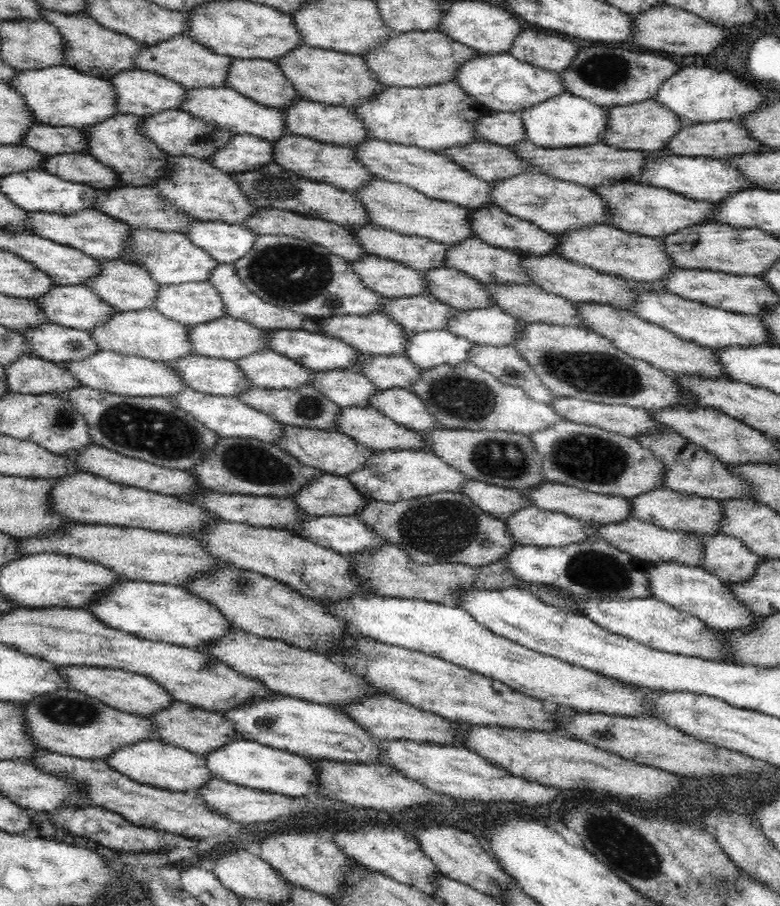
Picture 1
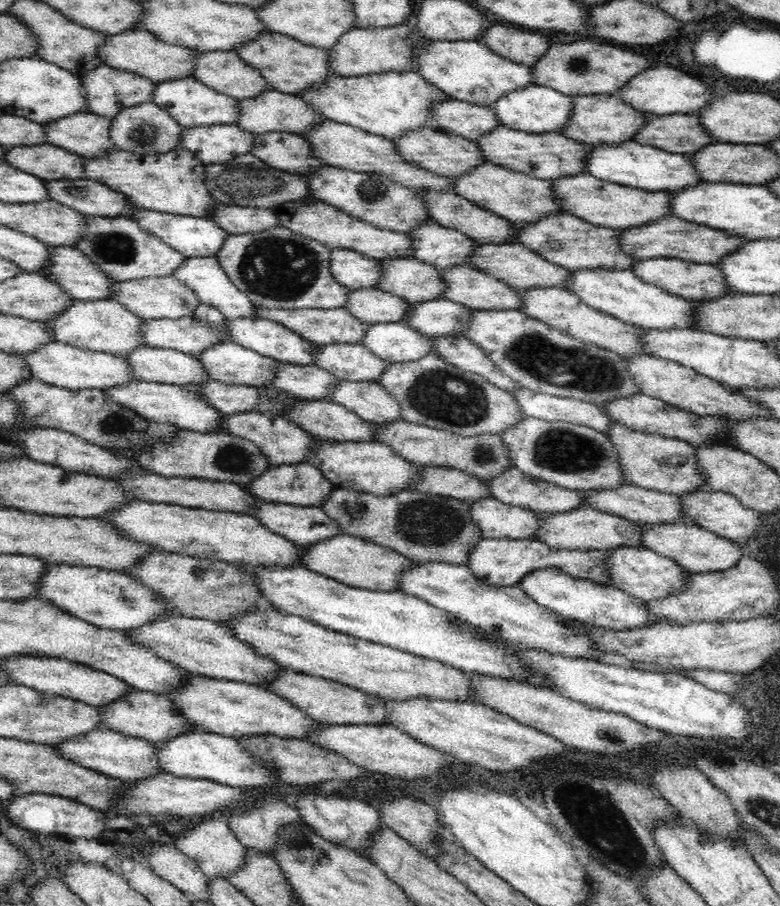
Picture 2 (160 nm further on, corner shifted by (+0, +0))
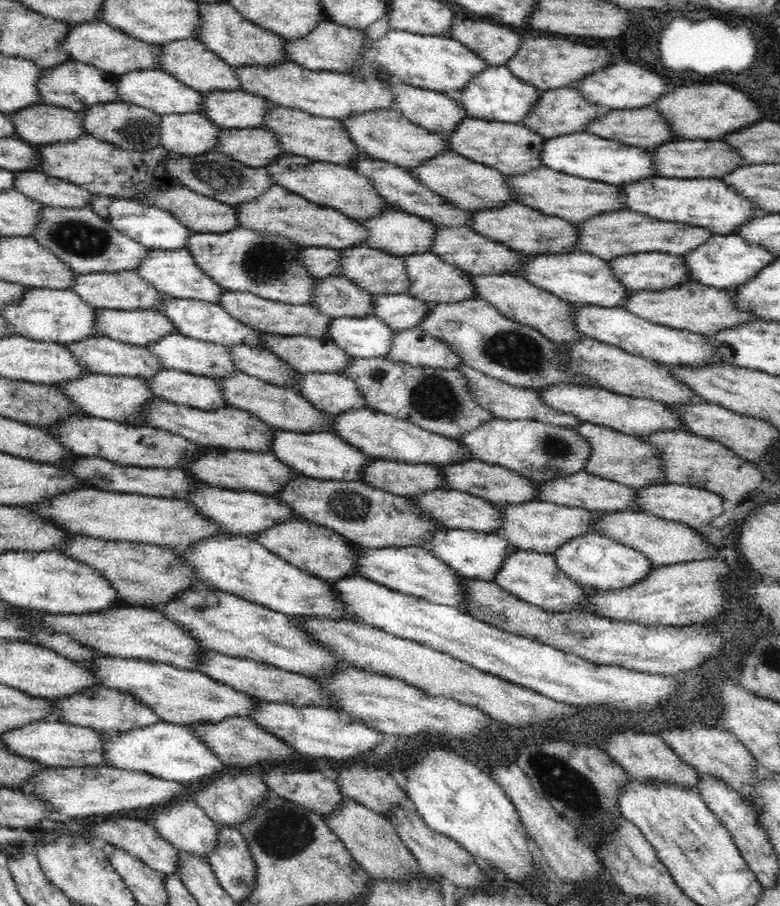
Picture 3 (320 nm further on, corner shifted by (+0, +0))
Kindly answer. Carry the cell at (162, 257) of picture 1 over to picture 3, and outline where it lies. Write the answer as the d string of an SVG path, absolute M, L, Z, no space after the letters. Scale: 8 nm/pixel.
M44 205L39 212L39 223L29 236L35 238L38 244L53 252L76 273L134 271L150 250L143 244L128 238L119 230L112 228L107 220L100 218L89 206L82 208L56 208Z

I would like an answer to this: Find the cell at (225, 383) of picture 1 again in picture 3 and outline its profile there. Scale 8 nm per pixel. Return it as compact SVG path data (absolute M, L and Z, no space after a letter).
M87 336L79 341L64 344L72 353L72 356L86 367L90 373L136 377L142 380L152 378L160 370L166 370L156 360L156 357L145 347L112 340L111 338L98 336Z

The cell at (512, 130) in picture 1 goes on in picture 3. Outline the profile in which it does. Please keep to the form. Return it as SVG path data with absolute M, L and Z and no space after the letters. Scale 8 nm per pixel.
M398 80L388 81L387 86L393 96L393 108L412 124L430 132L447 135L467 117L463 106L444 93L410 86Z

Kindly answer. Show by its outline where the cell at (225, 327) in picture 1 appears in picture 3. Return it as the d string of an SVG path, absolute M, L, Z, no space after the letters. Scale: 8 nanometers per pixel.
M97 308L95 331L104 337L145 347L168 333L179 333L171 320L154 309Z

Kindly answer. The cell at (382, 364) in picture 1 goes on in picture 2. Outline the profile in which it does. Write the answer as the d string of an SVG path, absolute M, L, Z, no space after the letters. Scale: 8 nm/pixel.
M338 343L316 347L313 365L326 369L340 381L375 382L390 362L382 360L362 344Z

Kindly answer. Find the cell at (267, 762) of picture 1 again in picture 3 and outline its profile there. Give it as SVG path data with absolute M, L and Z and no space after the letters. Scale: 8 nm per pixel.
M160 721L142 728L106 735L108 737L105 738L101 753L105 764L112 768L145 772L150 776L178 783L199 783L226 770L222 761L210 752L188 725Z

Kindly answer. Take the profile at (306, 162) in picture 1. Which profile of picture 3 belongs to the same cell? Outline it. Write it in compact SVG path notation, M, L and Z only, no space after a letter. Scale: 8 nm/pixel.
M262 126L224 128L211 153L223 154L246 166L265 167L284 152L280 150L277 134Z

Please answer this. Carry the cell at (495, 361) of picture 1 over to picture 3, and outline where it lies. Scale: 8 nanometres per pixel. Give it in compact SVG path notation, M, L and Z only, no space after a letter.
M420 327L394 331L387 358L396 362L407 362L414 368L454 370L463 364L450 346L432 338L429 332Z

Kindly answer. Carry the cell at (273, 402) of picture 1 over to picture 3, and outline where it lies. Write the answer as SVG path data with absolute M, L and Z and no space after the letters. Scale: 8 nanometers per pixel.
M160 370L145 380L154 397L167 402L198 408L202 411L216 411L226 408L222 385L206 376L195 376L176 370Z

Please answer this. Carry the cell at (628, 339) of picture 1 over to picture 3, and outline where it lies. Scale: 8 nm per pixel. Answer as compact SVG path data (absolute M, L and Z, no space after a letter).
M482 273L471 275L469 279L475 288L476 298L493 304L494 308L497 308L498 312L508 320L535 328L554 343L574 343L588 337L578 334L575 330L571 303L530 284L523 277L510 273Z

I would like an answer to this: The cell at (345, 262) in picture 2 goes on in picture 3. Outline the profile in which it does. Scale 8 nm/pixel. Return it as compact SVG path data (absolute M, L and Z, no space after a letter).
M302 247L297 252L297 261L316 277L340 276L339 252L335 248Z

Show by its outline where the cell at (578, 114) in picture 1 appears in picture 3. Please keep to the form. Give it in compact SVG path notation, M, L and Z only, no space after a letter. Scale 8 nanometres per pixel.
M490 65L477 75L459 92L456 100L463 106L467 116L479 119L520 123L536 103L539 103L541 89L522 82L511 73L506 65Z

